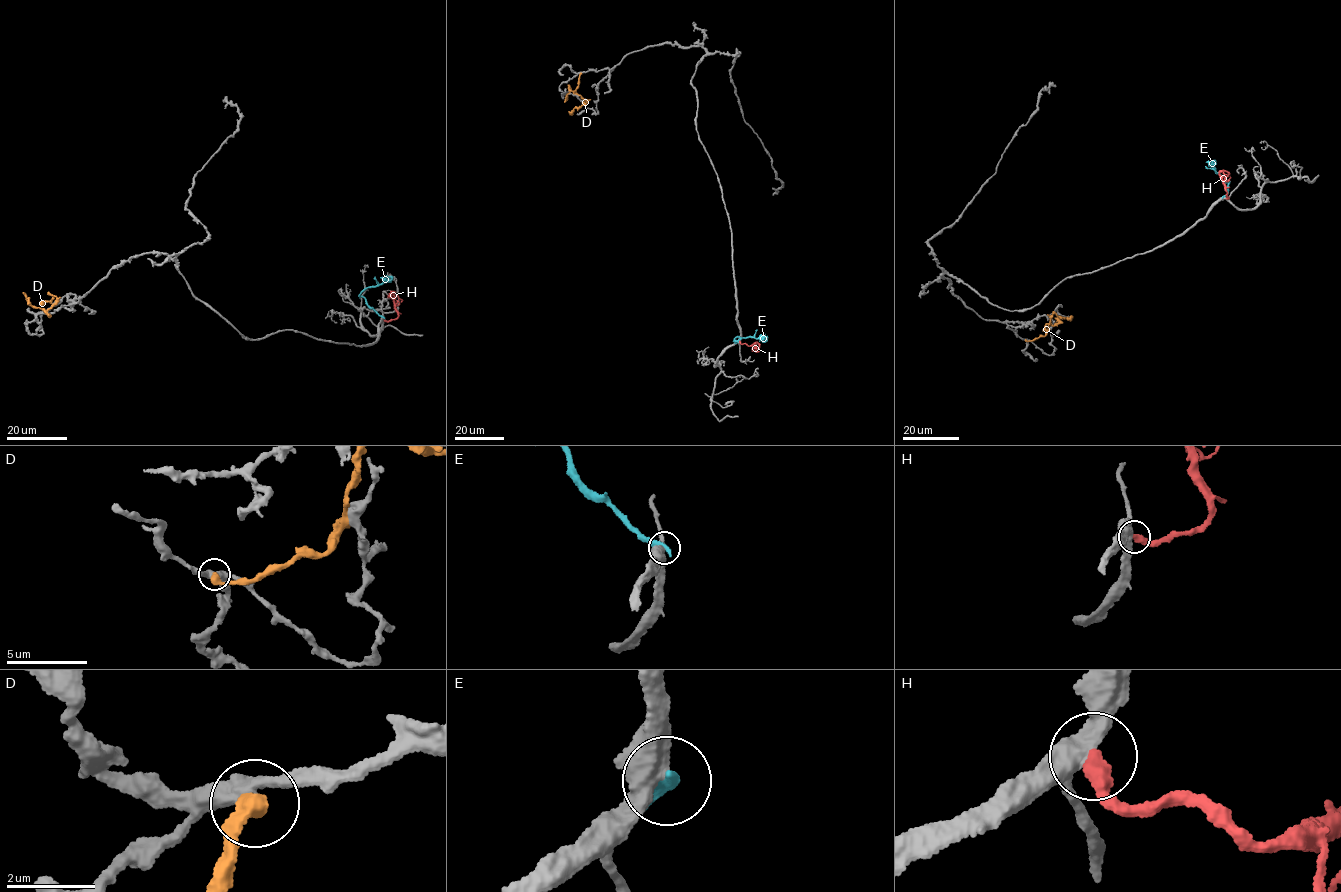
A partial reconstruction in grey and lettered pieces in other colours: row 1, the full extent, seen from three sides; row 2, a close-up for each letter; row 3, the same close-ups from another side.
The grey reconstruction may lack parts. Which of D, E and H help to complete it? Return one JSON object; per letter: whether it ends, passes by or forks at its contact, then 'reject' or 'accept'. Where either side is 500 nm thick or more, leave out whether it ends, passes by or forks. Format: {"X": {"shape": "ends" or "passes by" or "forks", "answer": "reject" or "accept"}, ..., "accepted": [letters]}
{"D": {"shape": "ends", "answer": "reject"}, "E": {"answer": "reject"}, "H": {"shape": "ends", "answer": "reject"}, "accepted": []}

